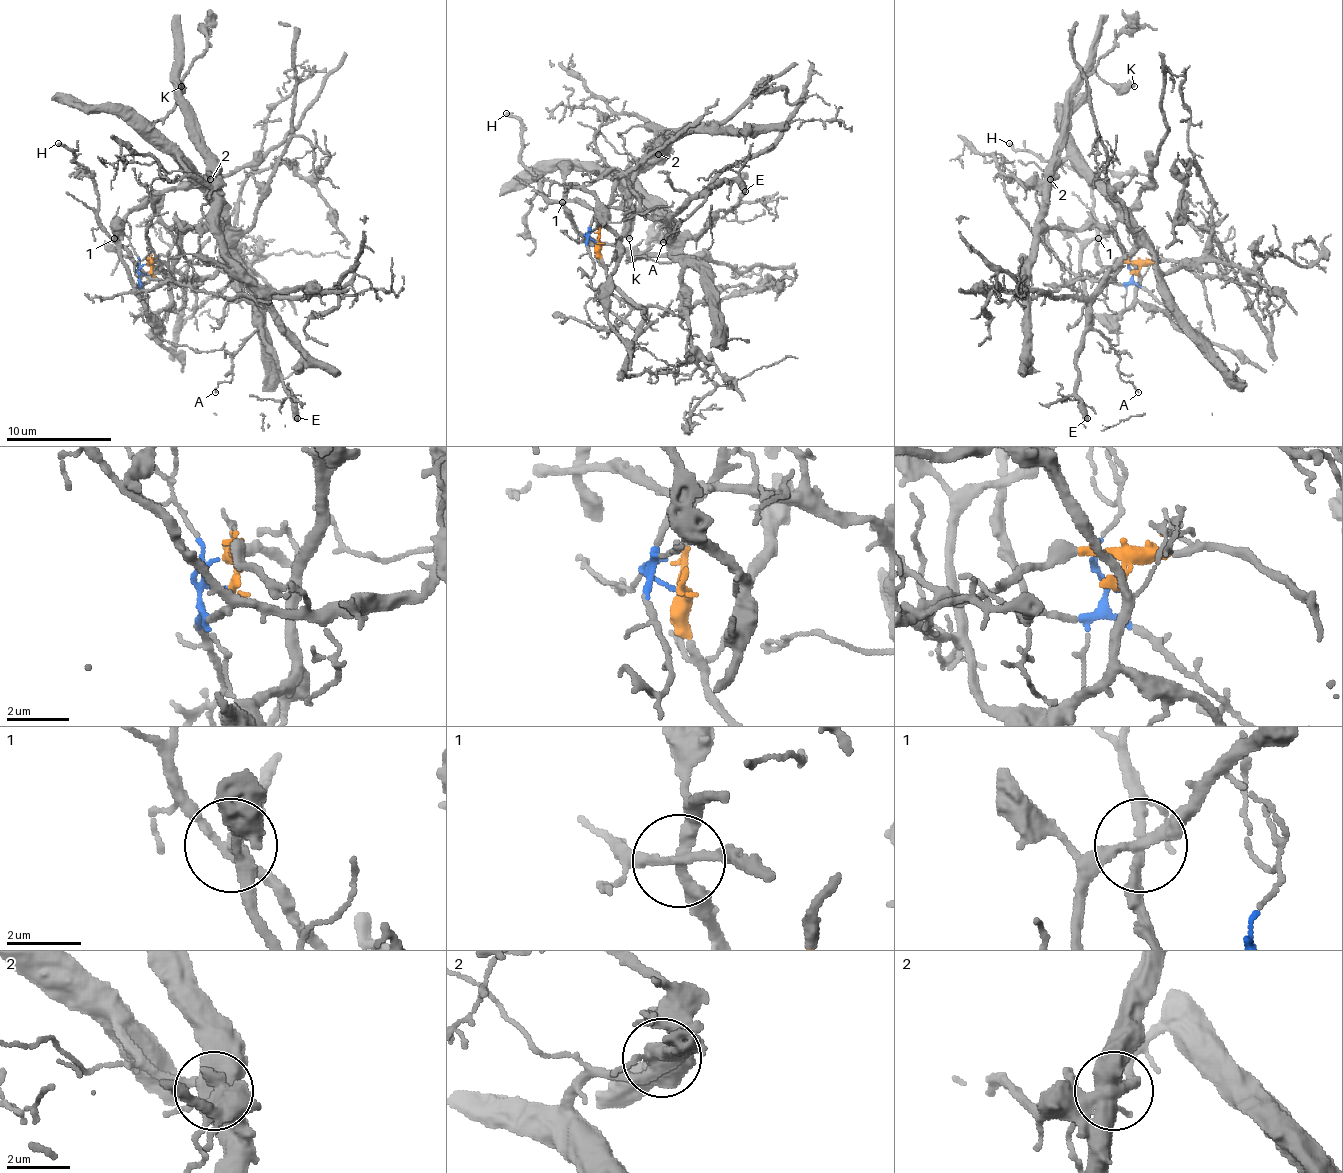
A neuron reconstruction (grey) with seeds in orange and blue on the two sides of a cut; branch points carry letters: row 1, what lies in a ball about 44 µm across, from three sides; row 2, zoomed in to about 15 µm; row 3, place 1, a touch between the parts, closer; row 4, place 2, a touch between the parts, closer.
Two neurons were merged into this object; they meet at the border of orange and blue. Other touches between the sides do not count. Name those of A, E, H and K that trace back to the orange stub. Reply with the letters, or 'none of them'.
K

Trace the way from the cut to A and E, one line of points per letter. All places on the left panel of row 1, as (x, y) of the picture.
A: (147, 274), (139, 279), (144, 285), (223, 271), (255, 308), (255, 332), (234, 356), (216, 393)
E: (147, 274), (139, 279), (144, 285), (152, 279), (179, 282), (223, 271), (252, 306), (255, 327), (297, 419)

